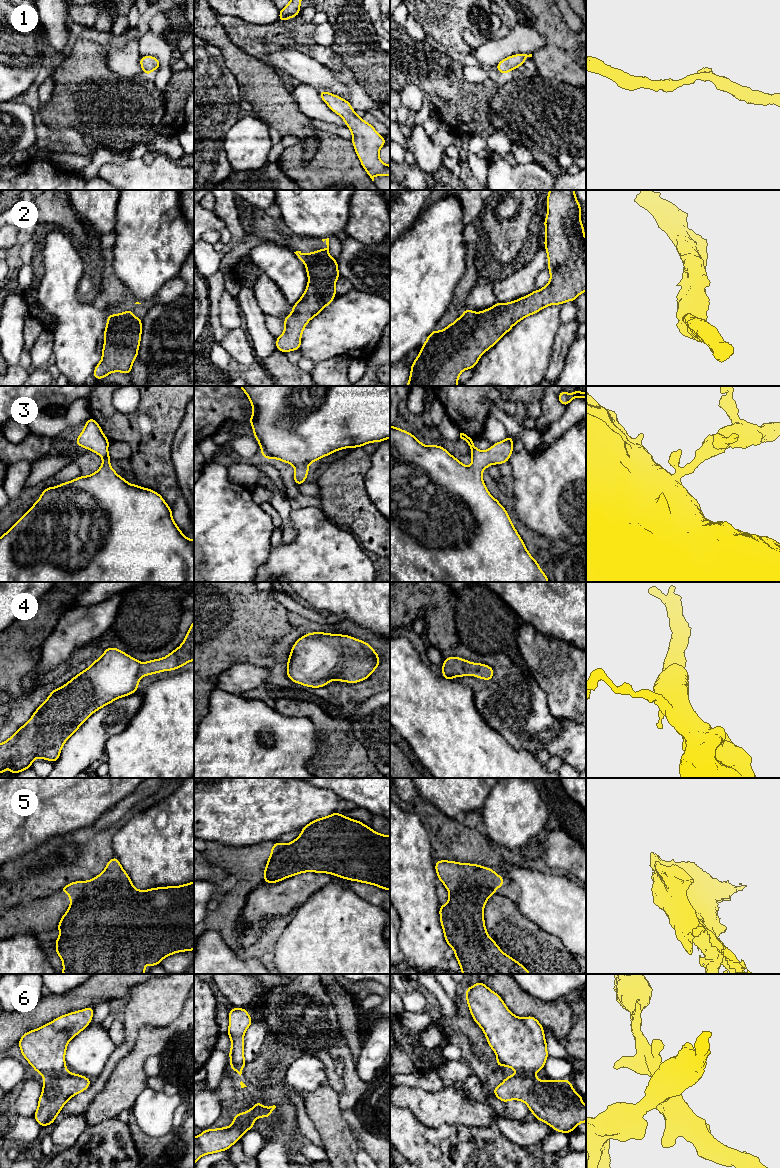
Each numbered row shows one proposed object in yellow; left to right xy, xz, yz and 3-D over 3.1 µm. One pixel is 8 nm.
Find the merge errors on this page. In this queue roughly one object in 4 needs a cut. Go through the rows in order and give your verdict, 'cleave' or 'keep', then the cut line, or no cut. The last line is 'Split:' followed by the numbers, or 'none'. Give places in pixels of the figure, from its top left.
1: keep; no cut
2: keep; no cut
3: keep; no cut
4: keep; no cut
5: cleave; cut in xy along (128, 876), (115, 910), (88, 893), (70, 906)
6: cleave; cut in xy along (66, 1071), (46, 1076)
Split: 5, 6

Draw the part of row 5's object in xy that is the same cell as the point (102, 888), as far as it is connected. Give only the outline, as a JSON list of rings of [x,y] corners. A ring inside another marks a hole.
[[[114,856],[98,876],[89,881],[75,881],[64,885],[61,892],[70,896],[70,906],[89,893],[92,909],[105,909],[111,905],[112,910],[116,911],[116,906],[120,903],[116,883],[126,880],[127,877],[127,872]]]

